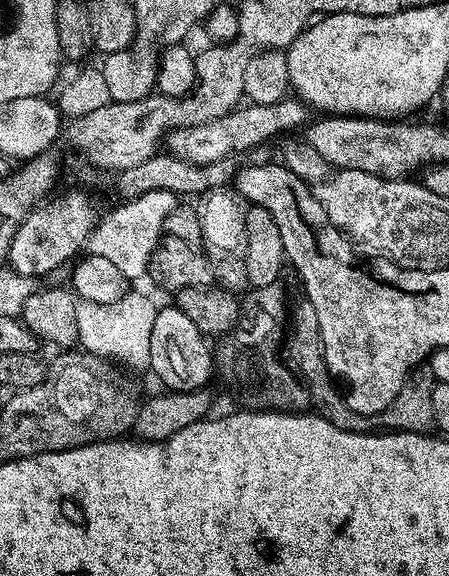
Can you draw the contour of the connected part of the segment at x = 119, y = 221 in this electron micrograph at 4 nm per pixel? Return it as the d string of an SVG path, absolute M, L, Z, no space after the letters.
M159 188L122 203L97 221L88 239L87 251L94 256L109 258L126 280L132 280L147 275L152 254L163 239L169 214L179 207L180 200L177 193Z

